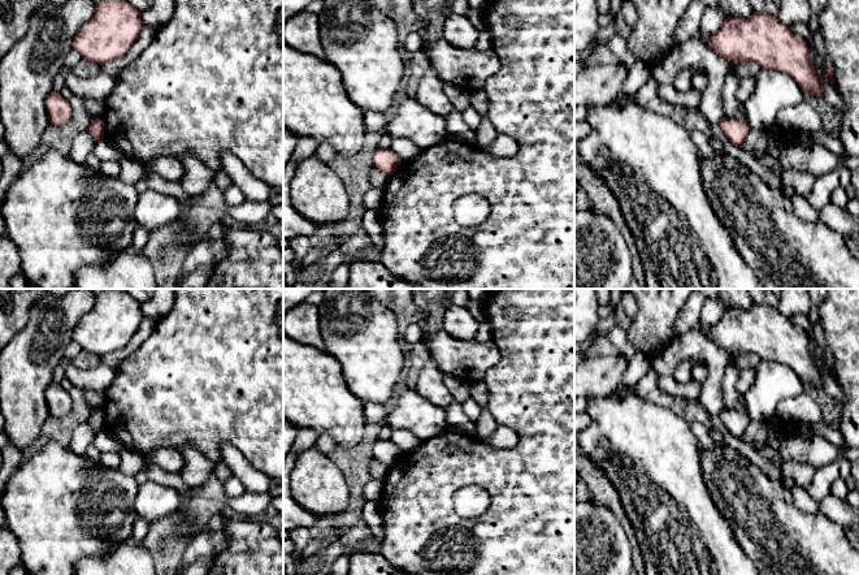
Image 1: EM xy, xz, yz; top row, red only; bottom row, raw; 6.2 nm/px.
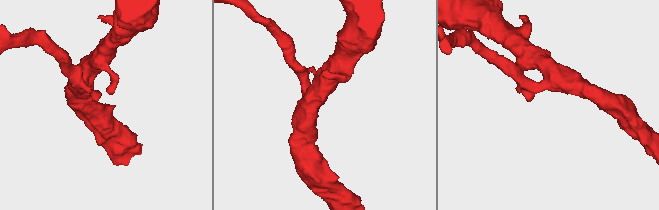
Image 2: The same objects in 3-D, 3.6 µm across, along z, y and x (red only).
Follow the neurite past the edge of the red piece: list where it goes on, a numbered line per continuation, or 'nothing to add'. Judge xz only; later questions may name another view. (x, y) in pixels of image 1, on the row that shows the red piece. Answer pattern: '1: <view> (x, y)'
nothing to add

